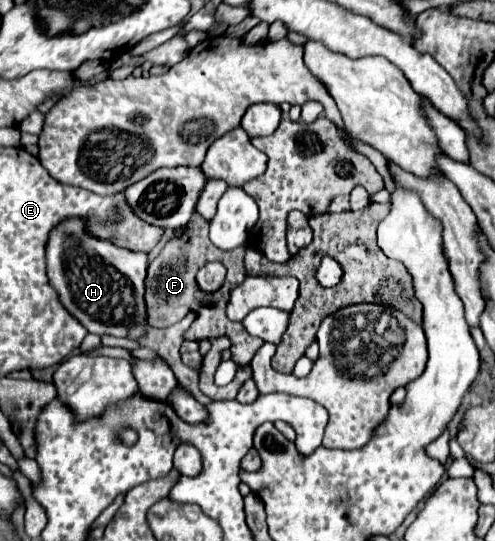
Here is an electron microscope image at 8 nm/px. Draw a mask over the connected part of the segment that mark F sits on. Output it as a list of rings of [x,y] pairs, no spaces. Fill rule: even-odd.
[[[193,214],[191,222],[181,228],[177,236],[173,236],[163,250],[157,254],[157,258],[149,264],[147,270],[147,292],[145,292],[145,302],[147,302],[147,322],[155,328],[167,328],[187,316],[187,312],[195,312],[195,320],[191,328],[185,332],[185,340],[203,340],[203,338],[217,338],[217,336],[226,336],[231,343],[231,360],[237,366],[247,366],[255,352],[264,344],[264,341],[247,334],[241,322],[231,322],[225,316],[225,306],[229,302],[229,294],[235,286],[239,286],[245,280],[245,266],[243,266],[243,256],[245,256],[247,246],[241,246],[239,250],[219,250],[213,246],[209,240],[209,222],[205,218],[199,218],[199,214]],[[193,258],[201,258],[201,266],[207,262],[221,262],[227,268],[227,278],[223,286],[217,292],[203,292],[197,286],[197,266]]]

